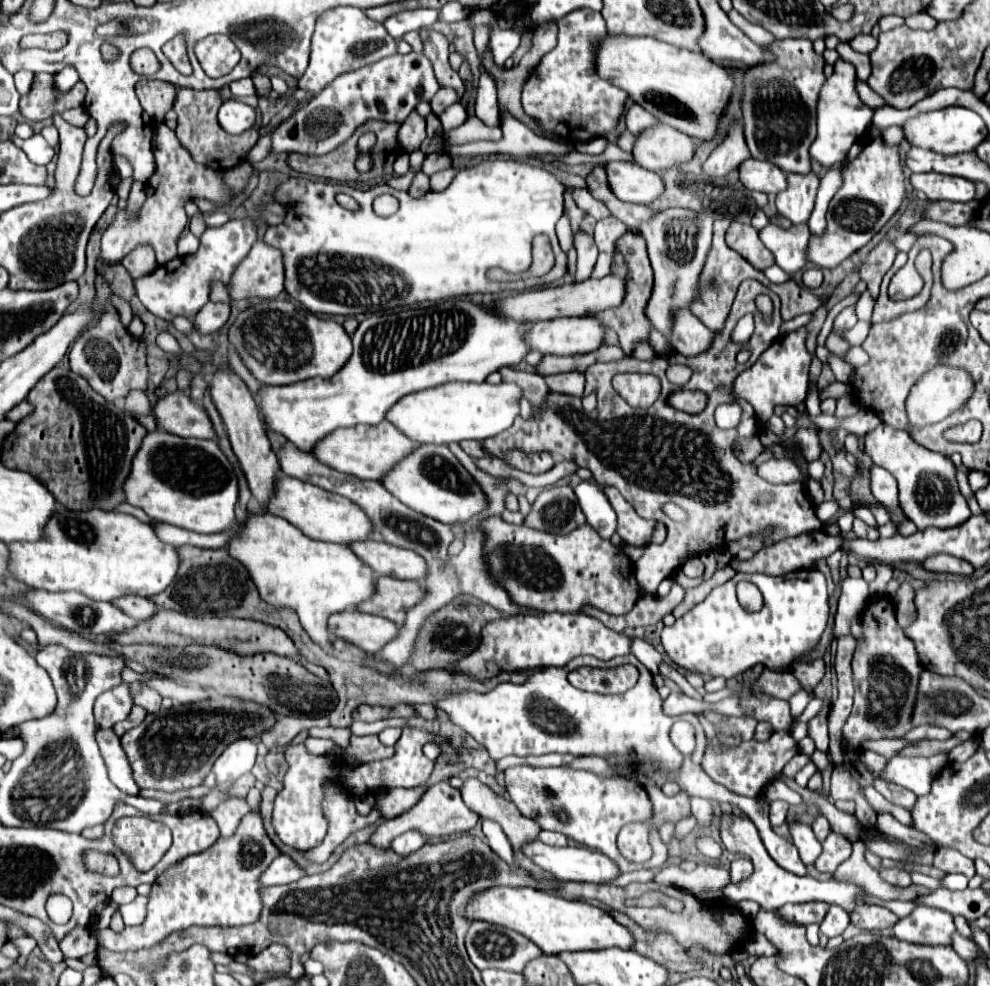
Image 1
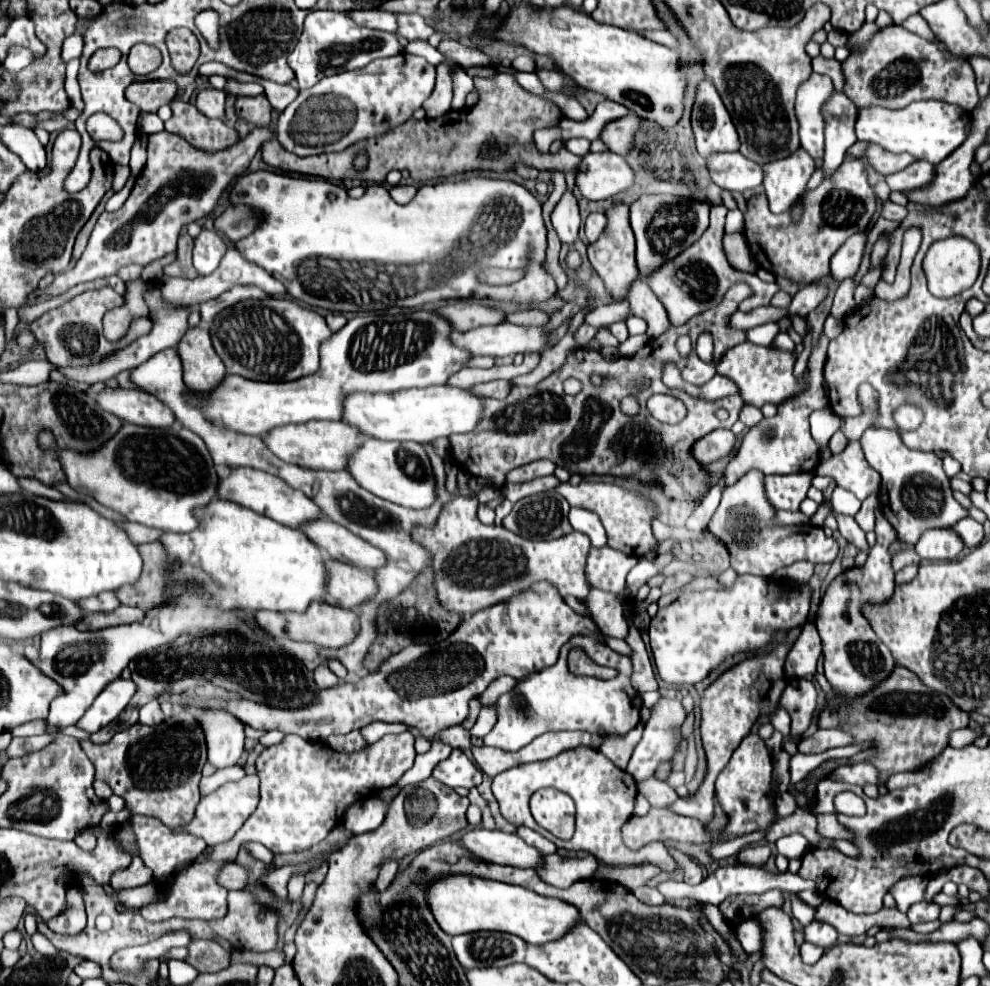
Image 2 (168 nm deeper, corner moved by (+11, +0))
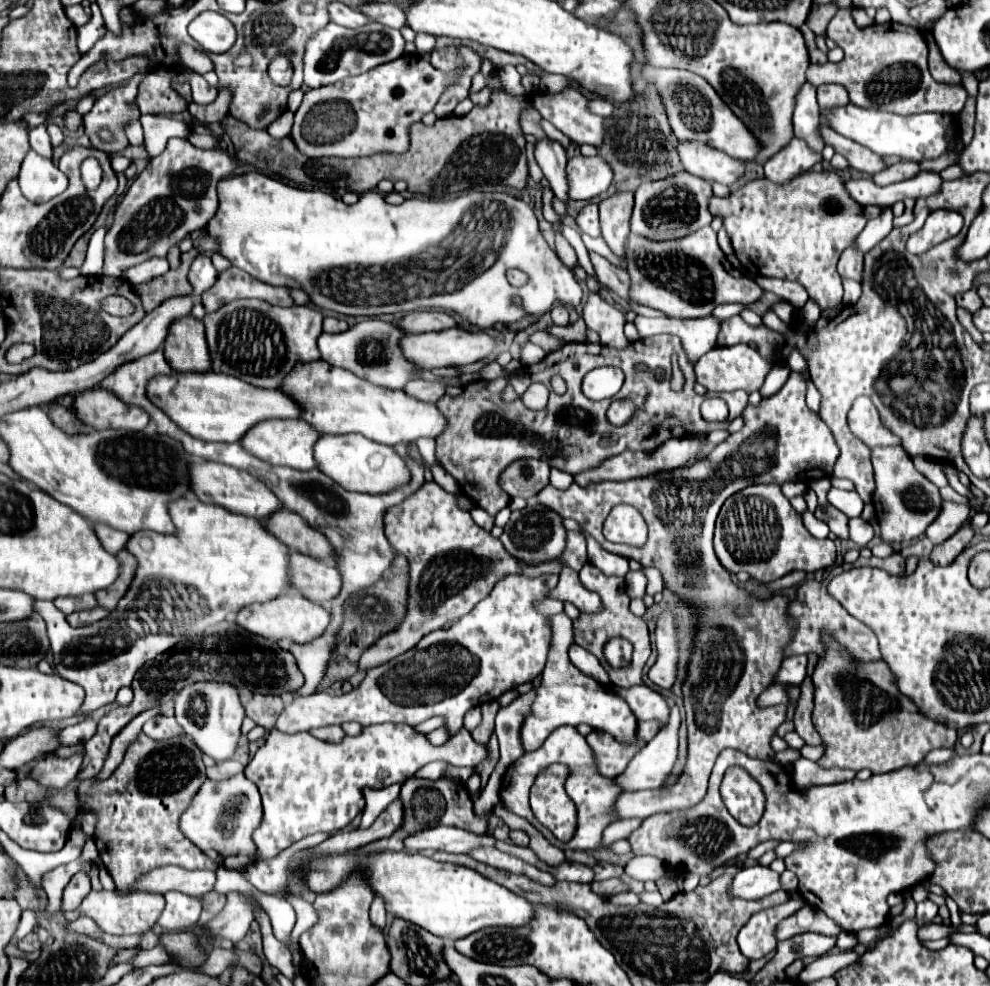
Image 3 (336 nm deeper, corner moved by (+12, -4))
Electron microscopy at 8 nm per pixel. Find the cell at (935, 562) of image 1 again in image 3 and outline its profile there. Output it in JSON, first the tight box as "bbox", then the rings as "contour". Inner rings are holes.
{"bbox":[926,500,970,544],"contour":[[[942,500],[942,510],[938,514],[938,520],[934,520],[928,530],[926,536],[932,540],[932,544],[942,544],[944,540],[948,540],[958,526],[962,526],[966,522],[966,518],[970,516],[970,504],[960,504],[960,502],[950,502],[950,500]]]}

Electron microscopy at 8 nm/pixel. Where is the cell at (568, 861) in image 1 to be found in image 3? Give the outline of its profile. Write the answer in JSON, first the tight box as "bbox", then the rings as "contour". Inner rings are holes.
{"bbox":[404,826,494,854],"contour":[[[436,826],[428,830],[420,830],[418,834],[410,834],[404,842],[406,852],[422,852],[422,850],[444,850],[454,854],[468,854],[476,846],[494,846],[494,836],[478,836],[474,832],[450,826]]]}

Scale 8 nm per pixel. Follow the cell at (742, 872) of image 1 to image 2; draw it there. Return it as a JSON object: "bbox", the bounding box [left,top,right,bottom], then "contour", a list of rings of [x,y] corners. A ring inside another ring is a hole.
{"bbox":[657,864,809,906],"contour":[[[731,864],[731,866],[721,866],[717,868],[715,872],[711,872],[709,876],[703,878],[701,884],[697,886],[691,886],[691,884],[681,884],[681,882],[661,882],[657,888],[659,892],[669,900],[669,902],[681,902],[683,898],[689,898],[689,900],[695,900],[695,902],[709,902],[709,904],[715,904],[719,906],[725,898],[729,896],[735,896],[735,894],[761,894],[769,888],[781,888],[781,890],[789,890],[789,892],[799,892],[799,890],[805,890],[809,884],[807,880],[803,880],[801,876],[797,874],[791,874],[791,872],[783,872],[779,876],[773,876],[769,872],[765,872],[763,868],[759,866],[751,866],[751,864]]]}

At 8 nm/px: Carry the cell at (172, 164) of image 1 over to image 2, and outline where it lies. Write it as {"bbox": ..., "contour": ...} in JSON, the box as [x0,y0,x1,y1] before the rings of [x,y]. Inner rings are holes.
{"bbox":[25,128,269,306],"contour":[[[255,128],[253,132],[249,132],[247,138],[243,138],[241,142],[237,142],[235,146],[231,146],[229,150],[221,150],[217,154],[207,154],[207,152],[201,152],[201,150],[193,148],[191,144],[183,142],[183,138],[179,138],[177,134],[169,134],[169,132],[151,134],[149,136],[149,144],[147,144],[147,164],[141,170],[141,174],[137,176],[135,186],[133,186],[129,198],[125,200],[125,204],[117,212],[103,212],[99,216],[93,232],[91,232],[91,238],[89,238],[89,244],[87,244],[85,252],[83,252],[83,256],[75,264],[75,268],[65,270],[63,274],[57,274],[55,280],[49,286],[33,290],[27,296],[27,302],[25,304],[31,306],[31,304],[39,304],[39,302],[51,300],[51,298],[67,292],[69,288],[73,288],[79,282],[91,282],[91,280],[97,280],[97,278],[113,276],[125,264],[141,264],[141,266],[147,266],[151,262],[163,258],[165,254],[177,250],[177,238],[179,238],[181,228],[185,224],[189,224],[189,222],[201,220],[203,216],[211,214],[211,210],[219,202],[223,190],[229,186],[229,182],[235,176],[245,174],[245,170],[249,168],[249,162],[253,160],[255,152],[261,148],[261,144],[265,140],[269,140],[267,130]]]}

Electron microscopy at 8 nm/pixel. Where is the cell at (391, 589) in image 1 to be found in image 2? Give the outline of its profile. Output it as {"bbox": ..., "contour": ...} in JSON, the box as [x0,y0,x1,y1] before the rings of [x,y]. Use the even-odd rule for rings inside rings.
{"bbox":[325,560,377,612],"contour":[[[337,560],[327,562],[329,586],[325,600],[339,608],[359,612],[359,608],[377,594],[375,576],[369,570],[349,566]]]}

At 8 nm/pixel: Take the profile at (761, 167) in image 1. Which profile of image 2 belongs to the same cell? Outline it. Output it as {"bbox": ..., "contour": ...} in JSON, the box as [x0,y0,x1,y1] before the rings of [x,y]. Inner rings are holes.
{"bbox":[707,152,763,192],"contour":[[[739,152],[713,154],[707,160],[707,168],[711,172],[711,180],[723,190],[745,192],[761,186],[763,182],[763,168]]]}

